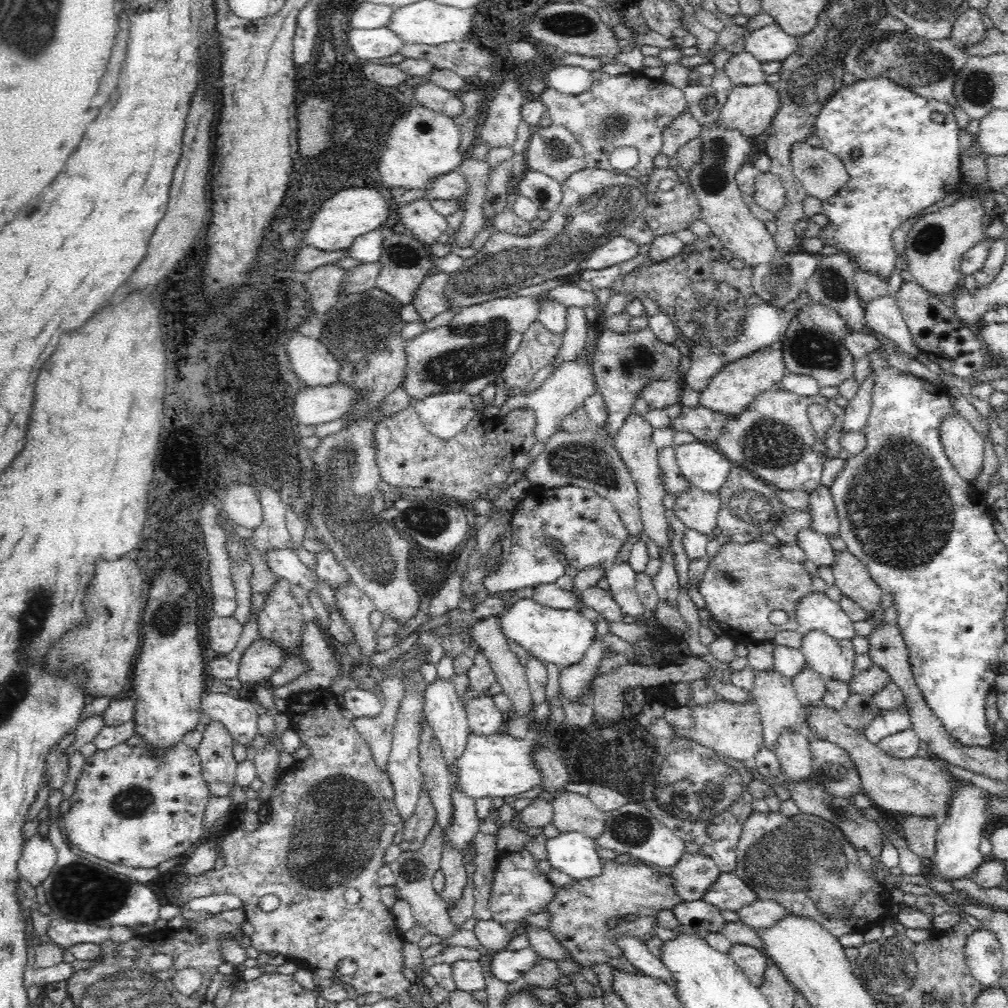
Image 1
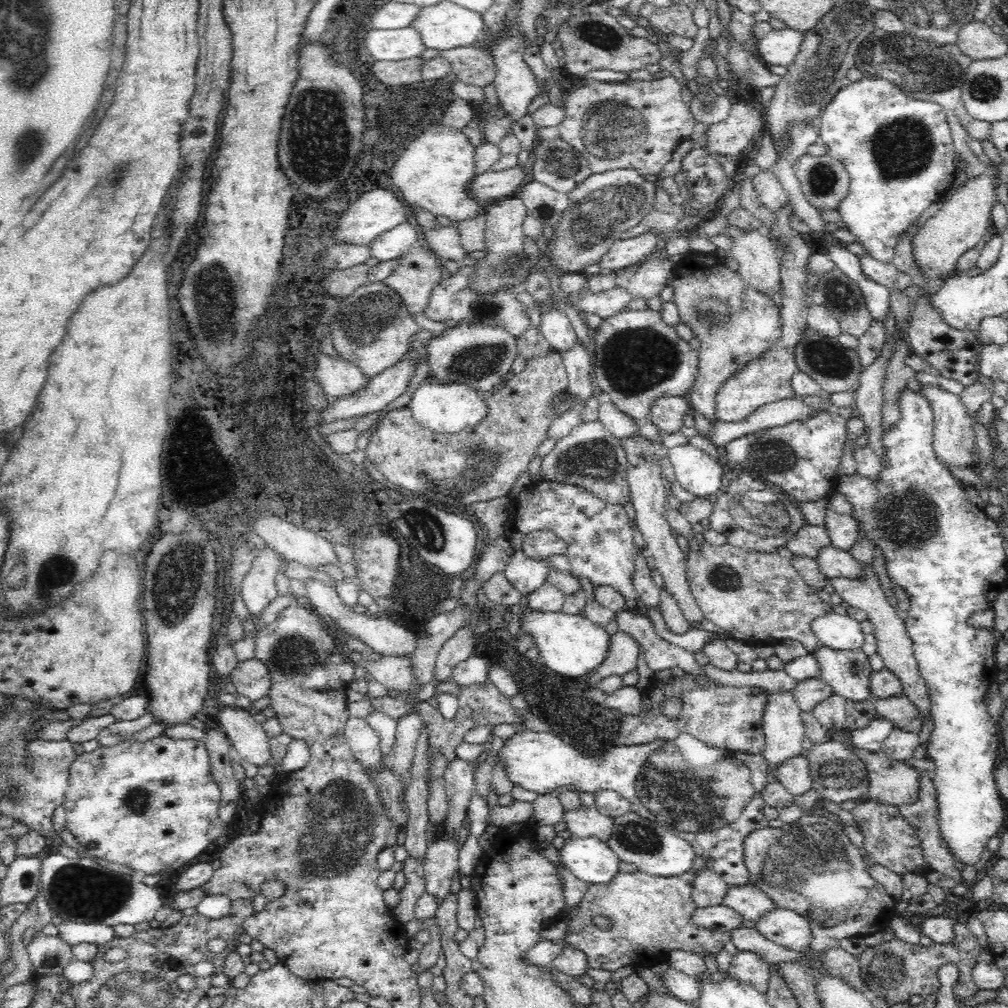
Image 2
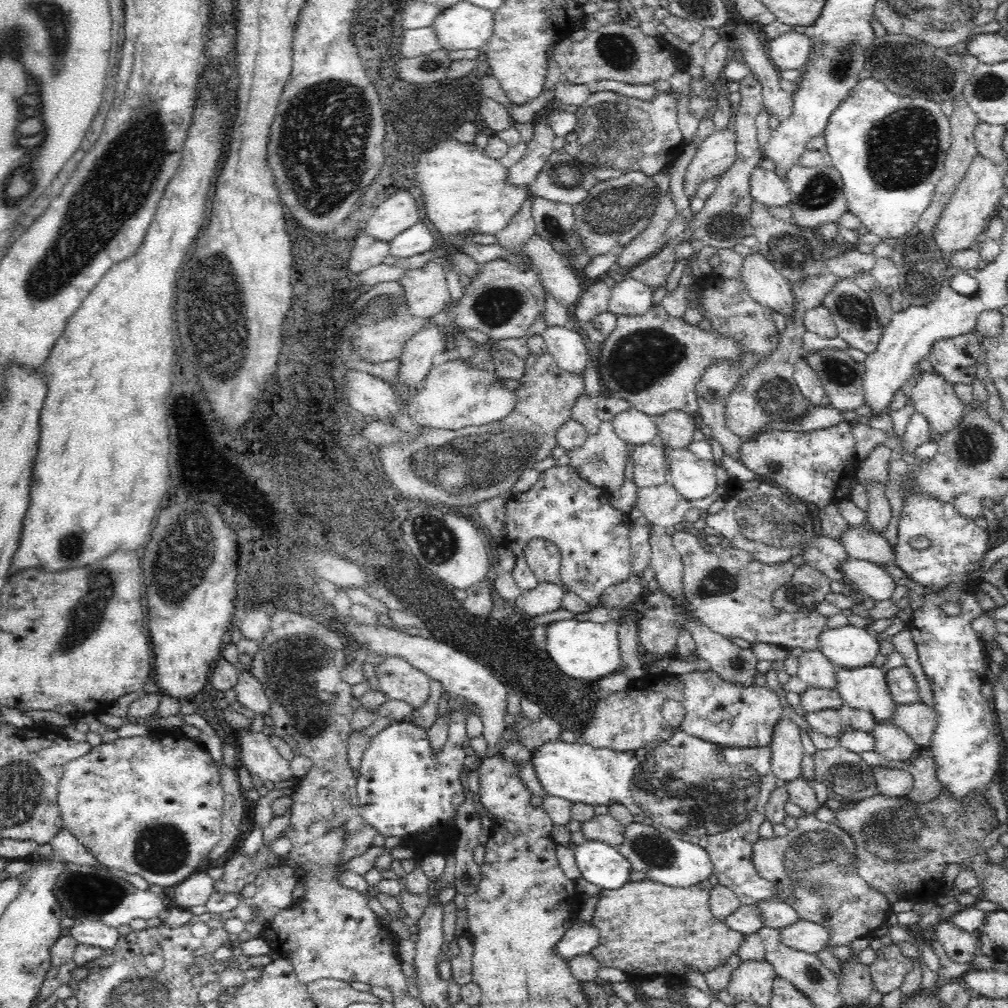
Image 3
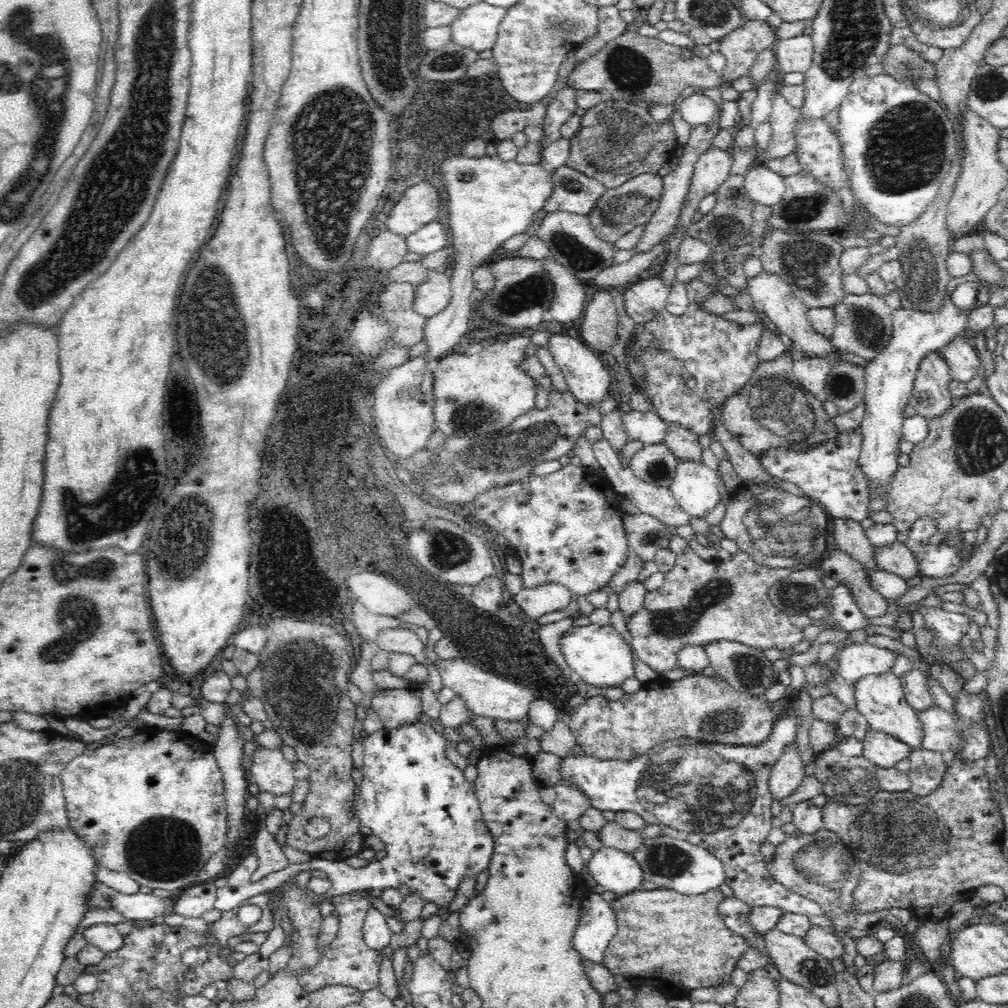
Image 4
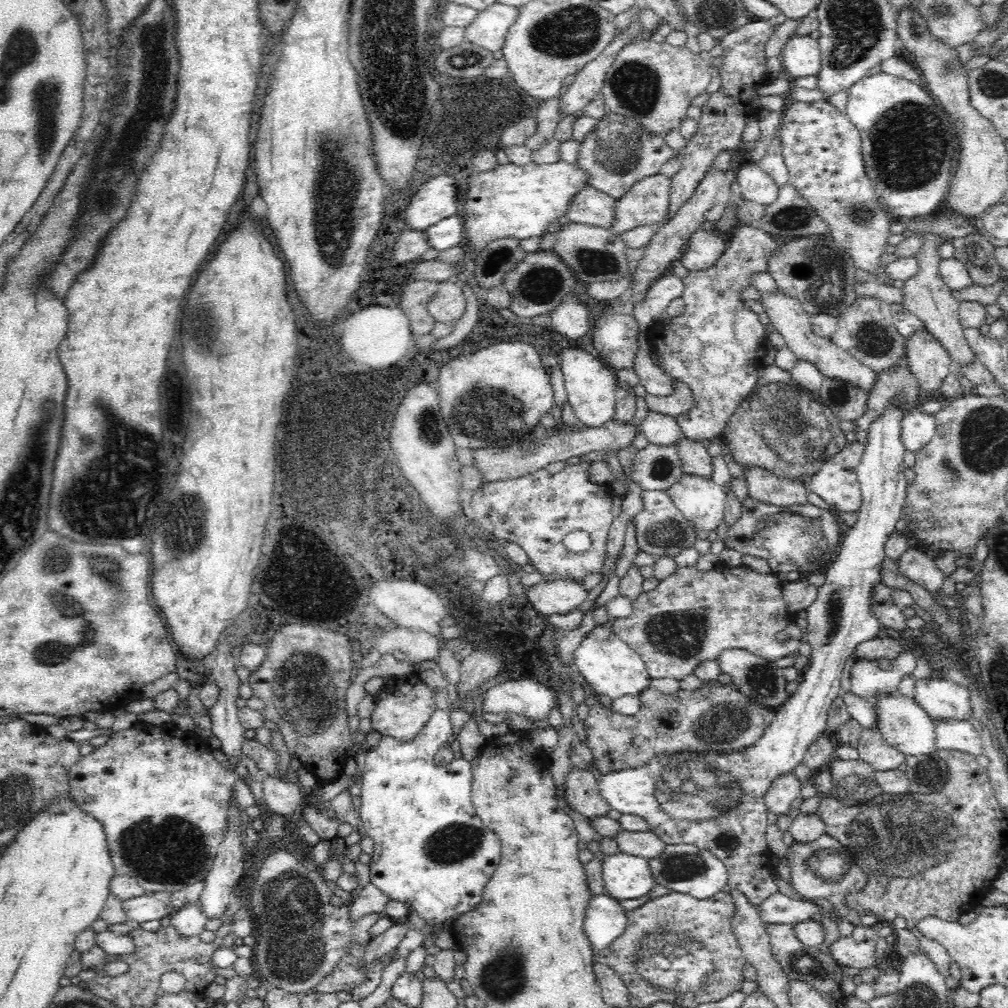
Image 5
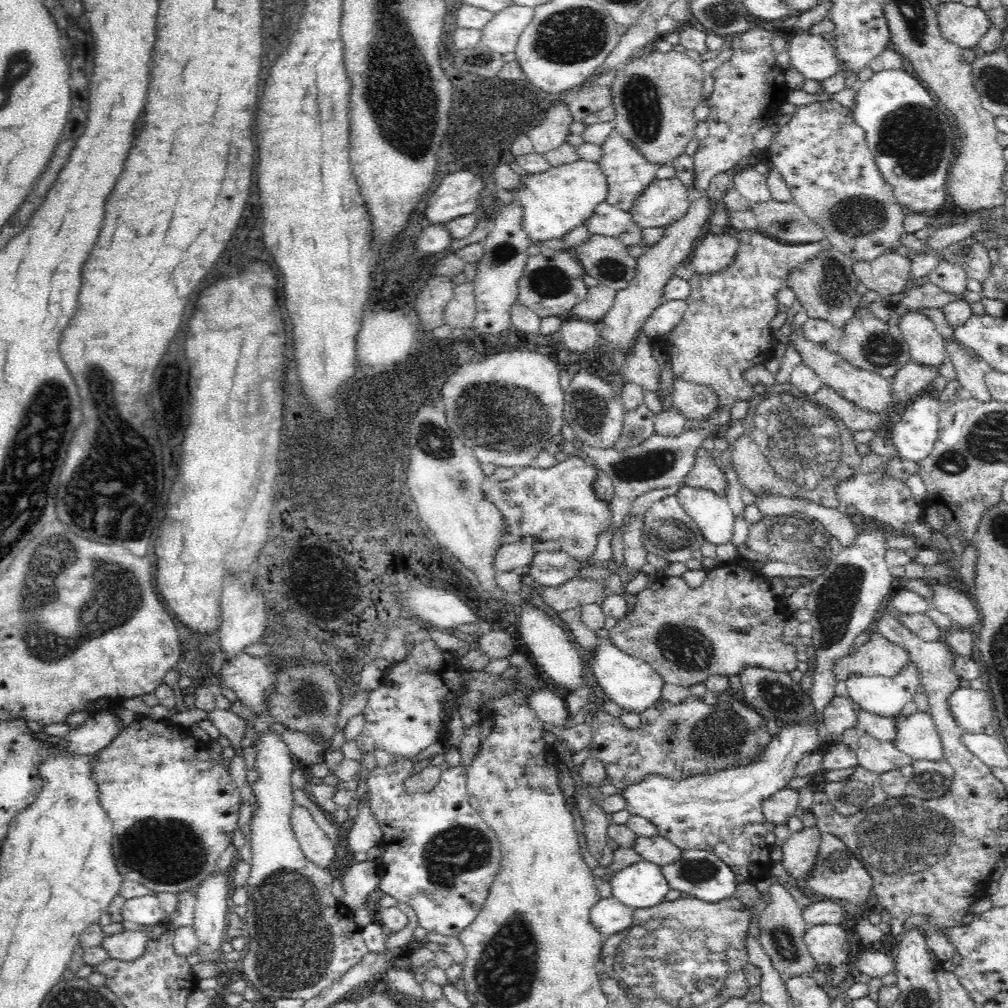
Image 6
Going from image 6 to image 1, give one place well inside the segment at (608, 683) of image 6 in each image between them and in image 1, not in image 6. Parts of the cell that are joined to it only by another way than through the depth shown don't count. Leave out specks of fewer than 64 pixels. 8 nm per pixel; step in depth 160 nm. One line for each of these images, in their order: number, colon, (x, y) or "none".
1: (562, 637)
2: (571, 645)
3: (584, 650)
4: (598, 654)
5: (611, 668)

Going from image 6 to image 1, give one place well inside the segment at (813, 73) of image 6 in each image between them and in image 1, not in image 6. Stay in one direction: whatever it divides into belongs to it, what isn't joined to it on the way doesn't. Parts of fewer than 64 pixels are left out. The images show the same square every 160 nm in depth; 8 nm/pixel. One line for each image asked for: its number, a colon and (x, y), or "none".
1: (768, 44)
2: (779, 47)
3: (790, 51)
4: (796, 54)
5: (801, 56)

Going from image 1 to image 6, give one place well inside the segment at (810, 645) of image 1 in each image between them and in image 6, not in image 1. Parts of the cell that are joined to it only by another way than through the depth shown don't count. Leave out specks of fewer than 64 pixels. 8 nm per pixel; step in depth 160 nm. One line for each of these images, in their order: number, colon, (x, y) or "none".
2: (848, 673)
3: (866, 688)
4: (881, 699)
5: (904, 724)
6: (916, 735)

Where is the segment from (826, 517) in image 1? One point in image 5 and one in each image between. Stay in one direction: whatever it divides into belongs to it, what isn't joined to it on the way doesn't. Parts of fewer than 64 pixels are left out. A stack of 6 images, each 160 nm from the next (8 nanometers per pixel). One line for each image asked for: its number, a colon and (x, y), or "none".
2: (842, 529)
3: (860, 544)
4: (898, 559)
5: (918, 567)

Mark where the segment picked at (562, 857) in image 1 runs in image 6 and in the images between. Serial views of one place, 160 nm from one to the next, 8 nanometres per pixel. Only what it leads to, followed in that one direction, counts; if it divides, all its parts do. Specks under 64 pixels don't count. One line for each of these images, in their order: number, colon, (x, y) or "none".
2: (591, 860)
3: (601, 864)
4: (616, 871)
5: (625, 876)
6: (641, 885)

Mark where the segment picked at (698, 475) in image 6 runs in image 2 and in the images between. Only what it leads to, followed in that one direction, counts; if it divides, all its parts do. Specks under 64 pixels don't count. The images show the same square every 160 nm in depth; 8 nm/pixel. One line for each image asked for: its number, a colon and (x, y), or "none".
2: (667, 414)
3: (675, 430)
4: (684, 444)
5: (696, 461)

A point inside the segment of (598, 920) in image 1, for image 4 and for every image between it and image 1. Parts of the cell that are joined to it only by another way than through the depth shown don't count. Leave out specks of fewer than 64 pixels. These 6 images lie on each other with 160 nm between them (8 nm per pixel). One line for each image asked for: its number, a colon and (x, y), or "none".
2: (649, 913)
3: (645, 927)
4: (661, 930)

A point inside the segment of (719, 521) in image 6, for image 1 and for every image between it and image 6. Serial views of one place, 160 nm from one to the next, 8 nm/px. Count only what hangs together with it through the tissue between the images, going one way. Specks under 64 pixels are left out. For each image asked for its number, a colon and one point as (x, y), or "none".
1: (706, 469)
2: (699, 474)
3: (694, 479)
4: (695, 486)
5: (702, 502)

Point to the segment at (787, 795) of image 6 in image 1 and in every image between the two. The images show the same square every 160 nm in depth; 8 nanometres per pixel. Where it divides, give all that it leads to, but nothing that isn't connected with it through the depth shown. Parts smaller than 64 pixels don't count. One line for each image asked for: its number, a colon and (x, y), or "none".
1: (780, 710)
2: (783, 728)
3: (786, 748)
4: (788, 772)
5: (783, 791)

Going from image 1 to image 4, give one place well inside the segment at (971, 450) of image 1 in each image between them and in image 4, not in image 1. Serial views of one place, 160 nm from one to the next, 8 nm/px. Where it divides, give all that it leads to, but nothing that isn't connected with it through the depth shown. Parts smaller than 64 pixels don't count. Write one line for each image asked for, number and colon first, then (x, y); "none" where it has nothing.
2: (953, 436)
3: (936, 399)
4: (930, 398)

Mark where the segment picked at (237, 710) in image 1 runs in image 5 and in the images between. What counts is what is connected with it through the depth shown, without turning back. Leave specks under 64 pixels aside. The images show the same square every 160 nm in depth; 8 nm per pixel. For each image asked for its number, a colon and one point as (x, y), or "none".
2: (245, 733)
3: (257, 754)
4: (269, 769)
5: (282, 797)

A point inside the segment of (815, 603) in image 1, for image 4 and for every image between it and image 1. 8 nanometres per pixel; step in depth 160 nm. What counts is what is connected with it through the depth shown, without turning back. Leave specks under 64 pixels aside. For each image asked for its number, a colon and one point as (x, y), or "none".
2: (838, 631)
3: (850, 646)
4: (857, 660)

